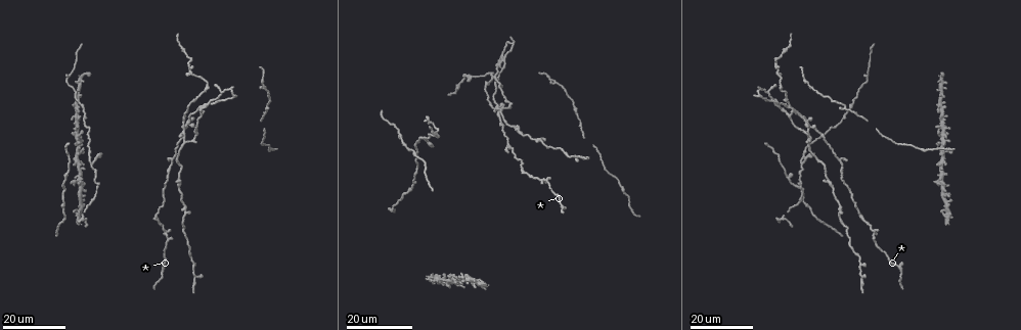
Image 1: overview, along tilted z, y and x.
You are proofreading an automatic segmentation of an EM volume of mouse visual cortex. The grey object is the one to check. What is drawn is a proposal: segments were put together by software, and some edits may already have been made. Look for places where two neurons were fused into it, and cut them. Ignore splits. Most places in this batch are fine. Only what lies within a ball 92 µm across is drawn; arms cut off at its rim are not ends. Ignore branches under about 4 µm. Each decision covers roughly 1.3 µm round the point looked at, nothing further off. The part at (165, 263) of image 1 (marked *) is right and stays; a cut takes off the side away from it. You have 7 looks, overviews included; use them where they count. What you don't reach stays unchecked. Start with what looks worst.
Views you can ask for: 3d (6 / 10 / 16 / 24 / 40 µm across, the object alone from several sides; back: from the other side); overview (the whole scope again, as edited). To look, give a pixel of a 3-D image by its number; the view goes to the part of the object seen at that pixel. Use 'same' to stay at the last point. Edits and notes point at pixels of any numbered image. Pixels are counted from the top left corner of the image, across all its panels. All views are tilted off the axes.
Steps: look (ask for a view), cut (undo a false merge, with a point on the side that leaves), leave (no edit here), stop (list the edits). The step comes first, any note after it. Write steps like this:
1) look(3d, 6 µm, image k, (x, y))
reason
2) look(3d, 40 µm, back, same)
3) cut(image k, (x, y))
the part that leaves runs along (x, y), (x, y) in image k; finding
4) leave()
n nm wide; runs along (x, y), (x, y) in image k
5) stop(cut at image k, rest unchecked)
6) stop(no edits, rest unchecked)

look(3d, 24 µm, image 1, (91, 162))
three arms meet

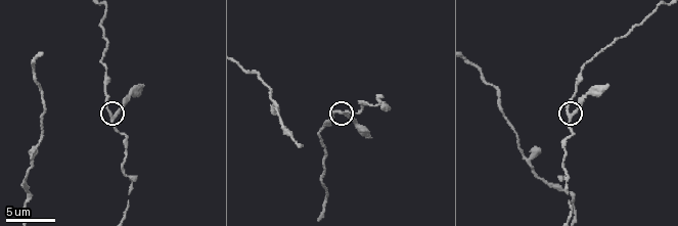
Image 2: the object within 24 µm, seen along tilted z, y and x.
look(3d, 6 µm, image 2, (112, 116))

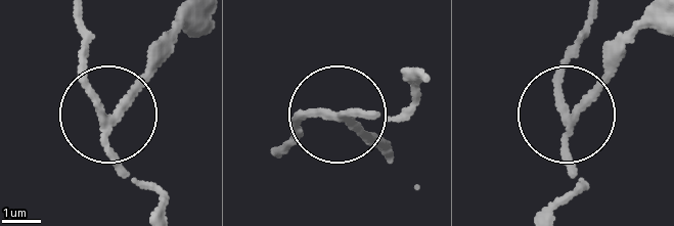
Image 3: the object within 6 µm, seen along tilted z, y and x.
look(3d, 6 µm, back, image 3, (347, 118))
other side

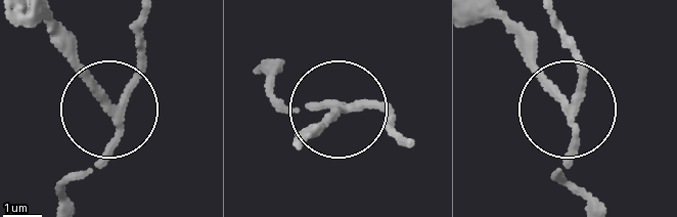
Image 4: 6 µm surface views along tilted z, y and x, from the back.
cut(image 4, (83, 76))
the part that leaves runs along (113, 109), (48, 25), (18, 14) in image 4; two neurons meet here

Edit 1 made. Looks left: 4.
look(3d, 24 µm, image 1, (901, 266))
two arms in line, one across

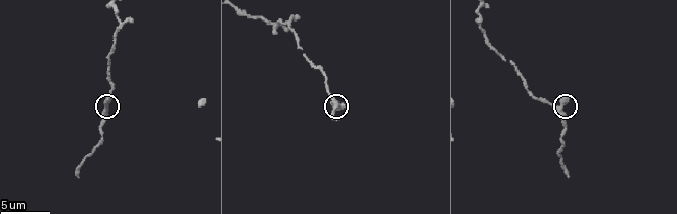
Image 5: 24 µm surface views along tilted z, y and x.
look(3d, 10 µm, image 5, (562, 106))

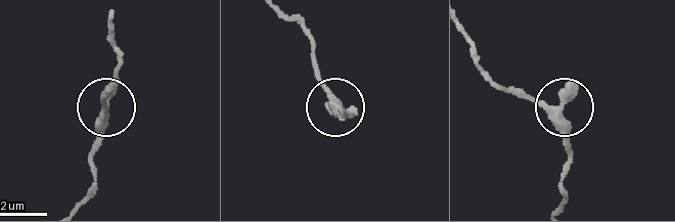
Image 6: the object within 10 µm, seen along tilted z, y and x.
leave()
3 arms; all the same neuron

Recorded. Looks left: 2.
look(3d, 16 µm, image 1, (572, 157))
sudden change in width

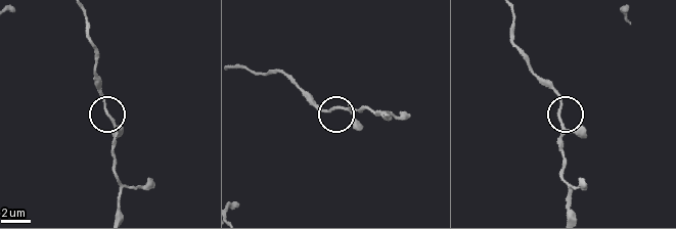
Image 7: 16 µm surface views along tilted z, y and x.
look(3d, 10 µm, image 7, (341, 106))
closer look

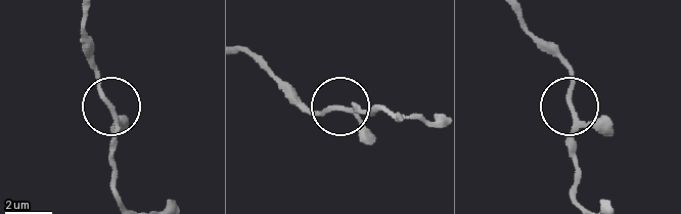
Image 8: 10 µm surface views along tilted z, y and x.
leave()
190 nm wide; runs along (515, 11), (528, 35), (573, 76), (577, 179) in image 8; one neuron here

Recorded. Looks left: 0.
stop(cut at image 4, rest unchecked)

